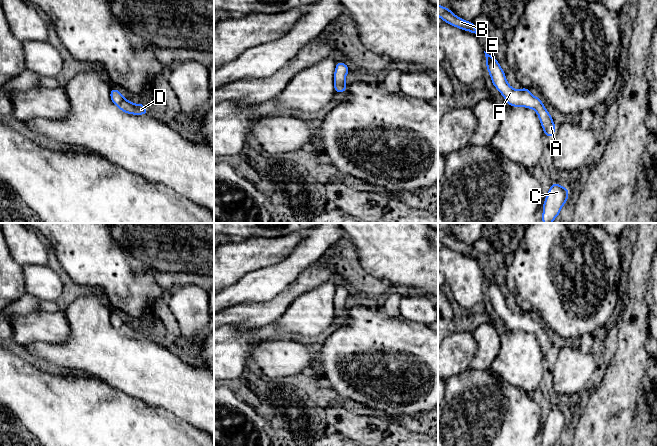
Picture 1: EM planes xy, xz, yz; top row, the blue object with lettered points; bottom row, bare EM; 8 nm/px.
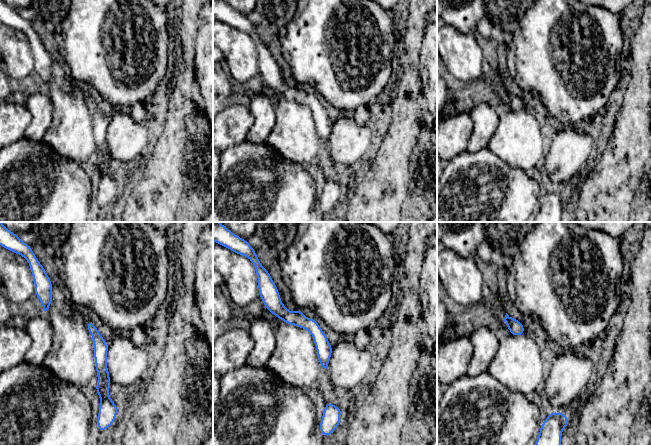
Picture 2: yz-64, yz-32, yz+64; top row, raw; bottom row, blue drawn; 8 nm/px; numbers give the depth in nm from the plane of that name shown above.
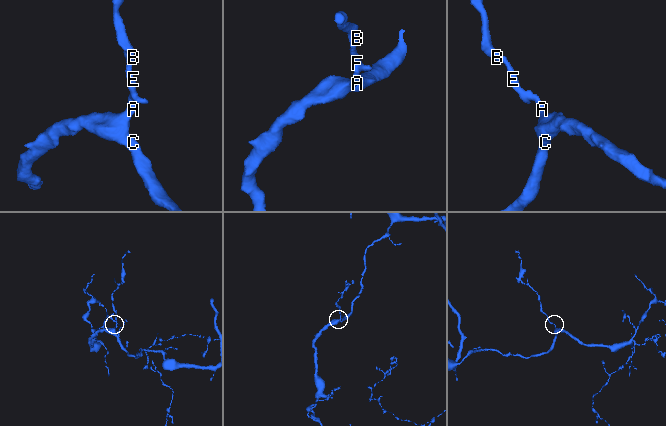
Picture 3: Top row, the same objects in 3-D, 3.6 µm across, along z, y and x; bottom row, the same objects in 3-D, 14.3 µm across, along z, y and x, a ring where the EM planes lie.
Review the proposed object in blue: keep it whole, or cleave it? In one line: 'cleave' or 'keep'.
keep

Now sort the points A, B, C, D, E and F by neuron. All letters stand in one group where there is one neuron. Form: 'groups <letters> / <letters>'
groups A B C D E F

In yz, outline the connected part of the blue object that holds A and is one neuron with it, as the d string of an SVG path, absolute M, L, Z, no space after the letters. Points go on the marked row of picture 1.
M485 51L484 53L487 62L486 68L490 74L492 84L502 94L507 105L512 107L522 106L525 108L534 109L541 122L545 136L552 138L555 133L556 126L550 113L543 105L541 98L534 97L528 88L523 87L520 90L512 88L508 84L506 75L496 57L487 54Z

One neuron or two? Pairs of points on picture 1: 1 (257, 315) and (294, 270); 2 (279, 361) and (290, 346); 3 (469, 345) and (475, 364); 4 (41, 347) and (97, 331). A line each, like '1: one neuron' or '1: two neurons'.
1: two neurons
2: one neuron
3: two neurons
4: one neuron

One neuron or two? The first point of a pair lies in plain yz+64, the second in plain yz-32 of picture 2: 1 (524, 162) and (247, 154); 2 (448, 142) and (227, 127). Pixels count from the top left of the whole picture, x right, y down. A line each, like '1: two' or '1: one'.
1: two
2: one

